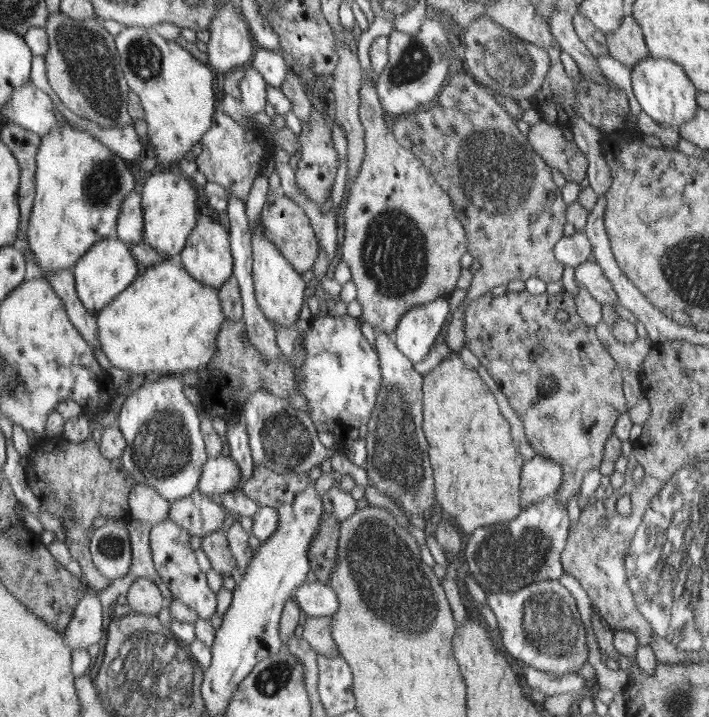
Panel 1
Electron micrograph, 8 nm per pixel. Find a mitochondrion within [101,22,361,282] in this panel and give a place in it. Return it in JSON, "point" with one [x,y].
{"point":[143,58]}

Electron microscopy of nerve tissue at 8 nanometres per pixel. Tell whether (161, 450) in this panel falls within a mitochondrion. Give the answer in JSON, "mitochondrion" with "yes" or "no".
{"mitochondrion":"yes"}

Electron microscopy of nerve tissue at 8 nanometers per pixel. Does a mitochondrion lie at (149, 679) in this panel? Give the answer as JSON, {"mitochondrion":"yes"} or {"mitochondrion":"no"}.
{"mitochondrion":"yes"}

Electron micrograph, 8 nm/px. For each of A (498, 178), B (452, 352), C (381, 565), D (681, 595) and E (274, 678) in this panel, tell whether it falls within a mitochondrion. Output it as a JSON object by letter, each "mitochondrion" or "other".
{"A":"mitochondrion","B":"other","C":"mitochondrion","D":"mitochondrion","E":"mitochondrion"}

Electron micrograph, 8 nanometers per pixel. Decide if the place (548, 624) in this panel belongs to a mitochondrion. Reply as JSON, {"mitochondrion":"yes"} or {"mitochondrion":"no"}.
{"mitochondrion":"yes"}

